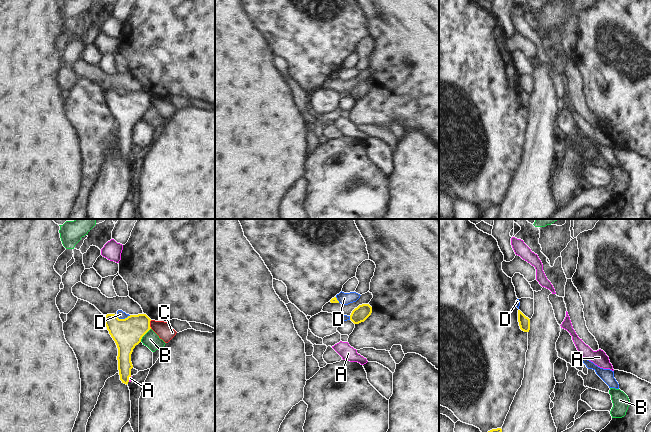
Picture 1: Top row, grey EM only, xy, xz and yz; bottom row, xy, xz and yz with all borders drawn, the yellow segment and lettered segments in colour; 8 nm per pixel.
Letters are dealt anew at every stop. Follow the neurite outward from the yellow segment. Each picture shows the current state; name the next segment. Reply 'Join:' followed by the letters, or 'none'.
Join: none

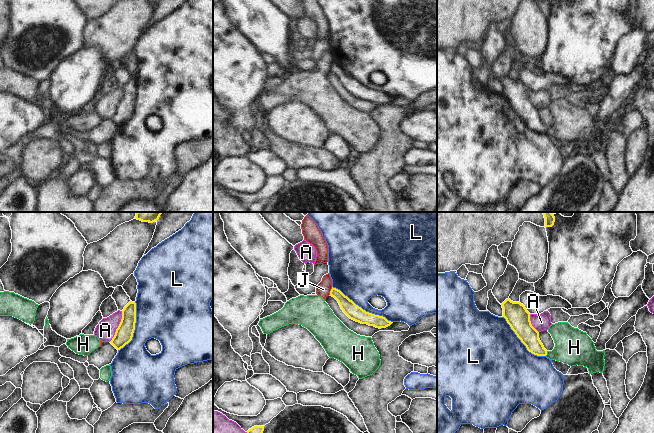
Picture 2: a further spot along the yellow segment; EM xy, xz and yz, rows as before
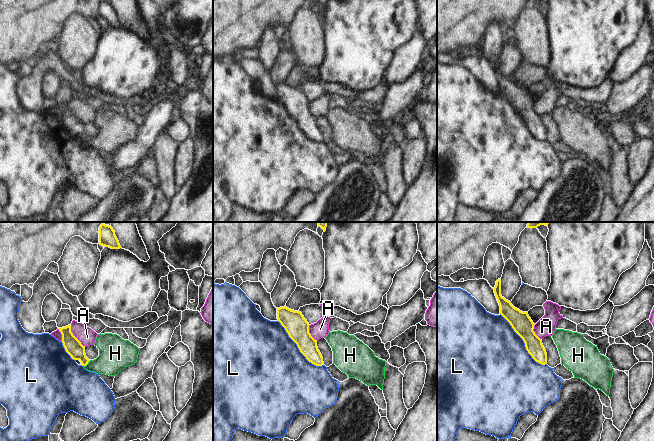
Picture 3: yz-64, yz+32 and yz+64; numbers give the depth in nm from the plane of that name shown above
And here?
Join: none

